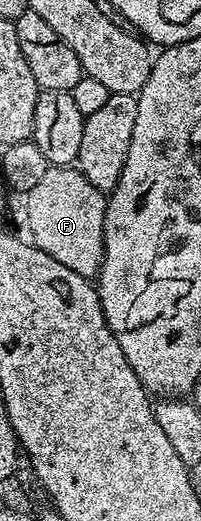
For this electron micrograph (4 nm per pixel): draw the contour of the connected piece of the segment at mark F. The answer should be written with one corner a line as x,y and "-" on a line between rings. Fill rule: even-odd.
47,166
44,178
32,185
32,189
26,192
28,195
28,230
30,229
32,242
48,257
60,261
60,265
68,265
72,273
85,275
87,277
97,276
102,268
102,254
106,246
104,245
104,221
106,220
107,196
92,185
88,177
82,175
77,166
51,167

